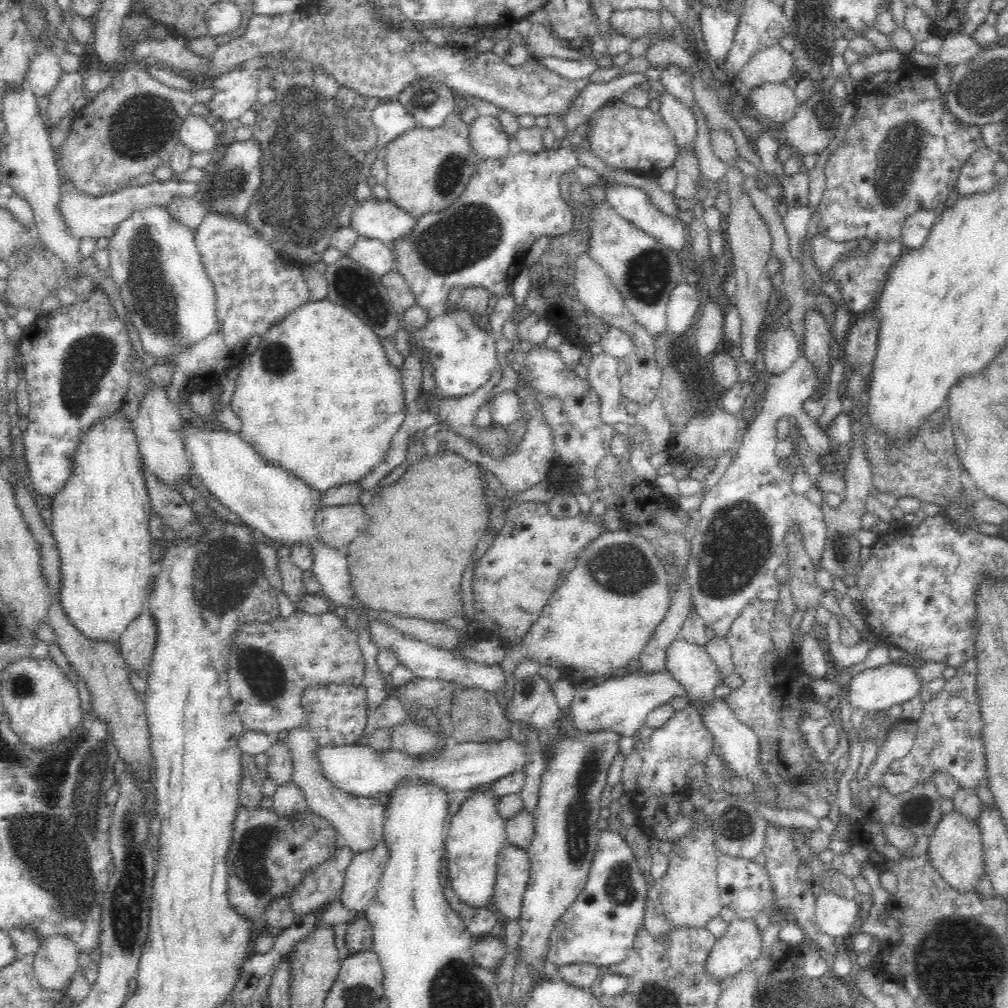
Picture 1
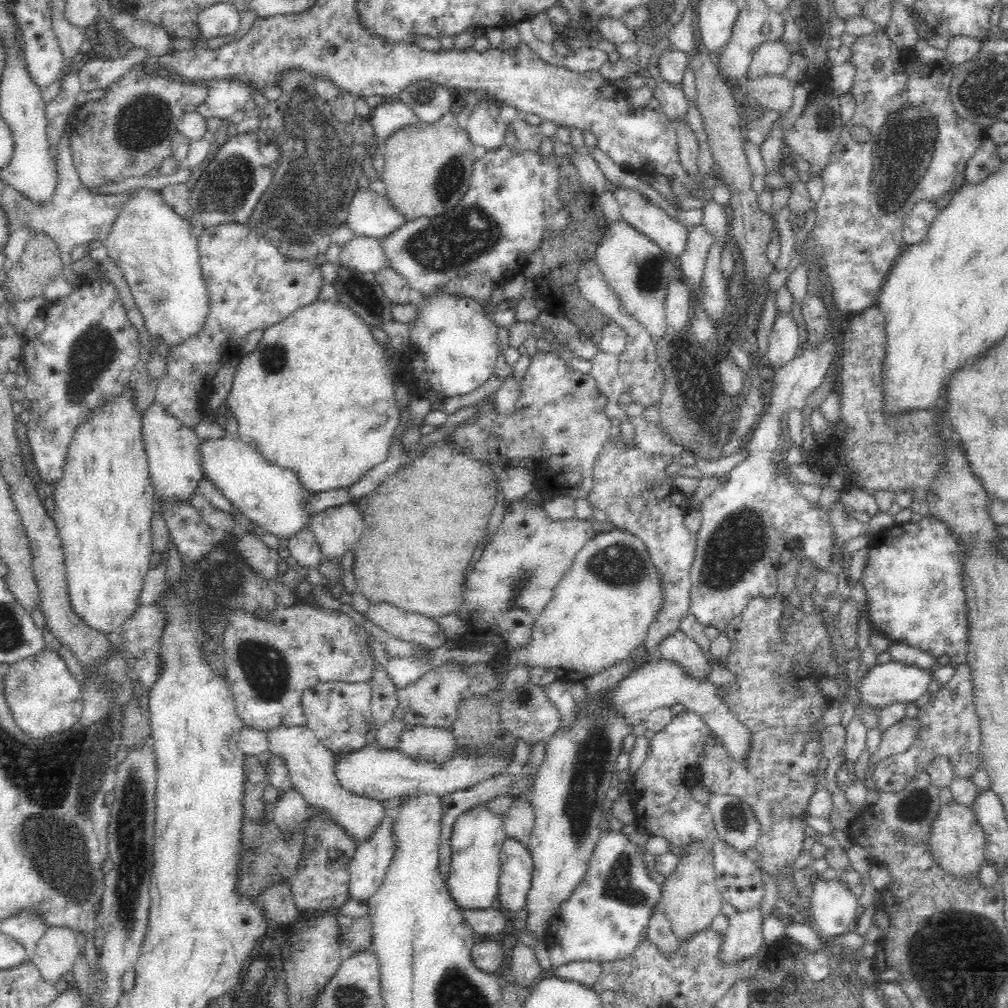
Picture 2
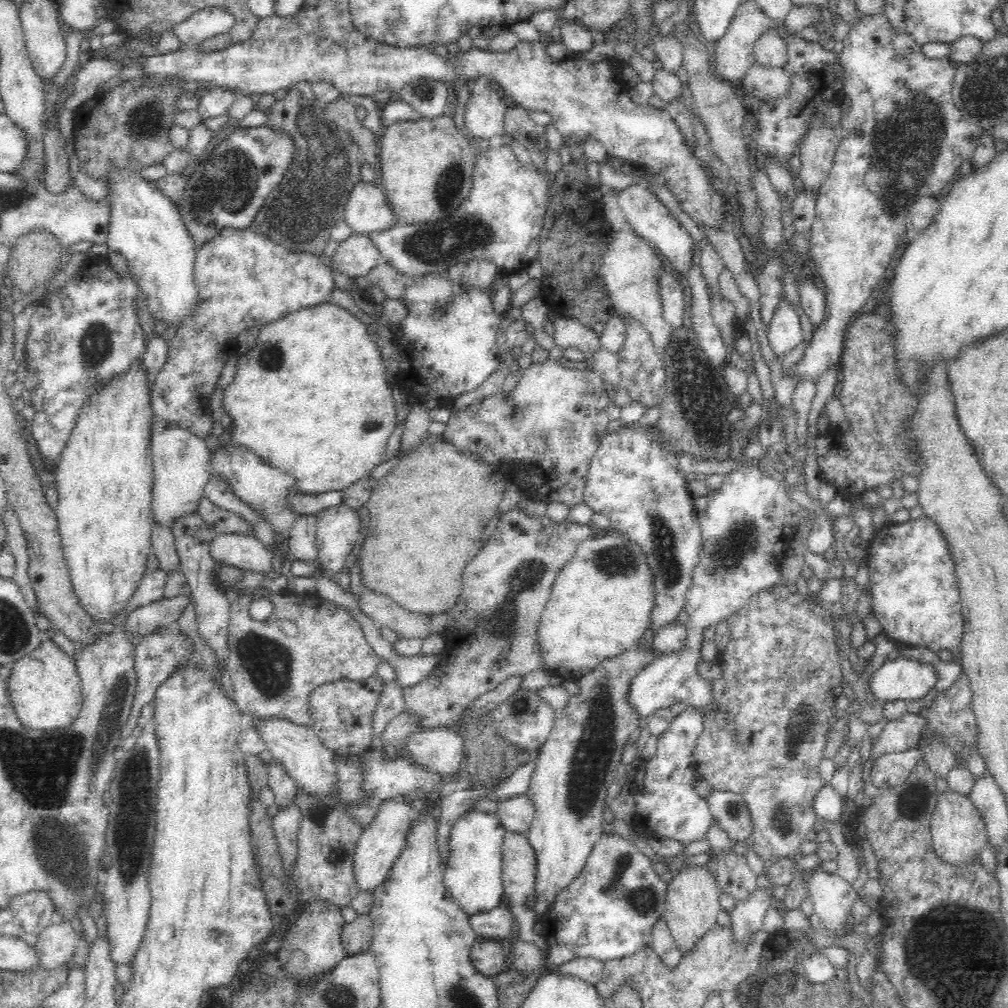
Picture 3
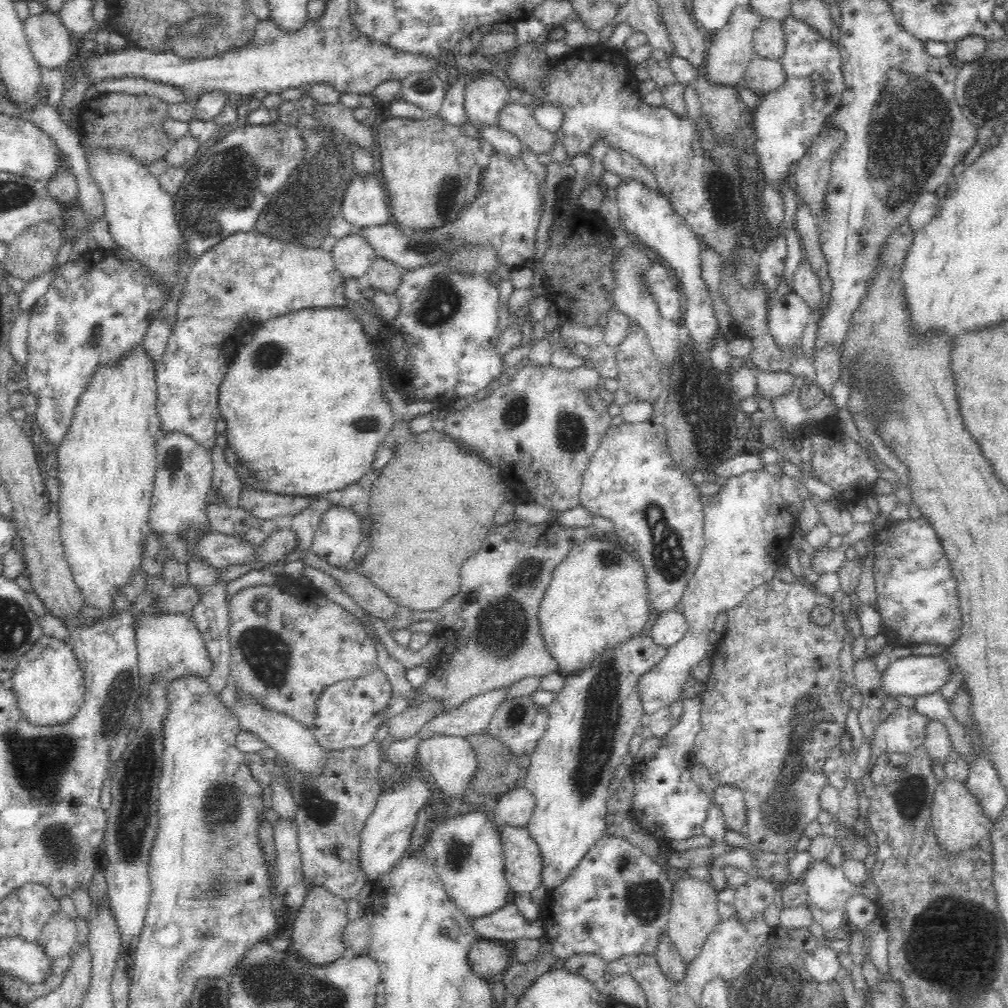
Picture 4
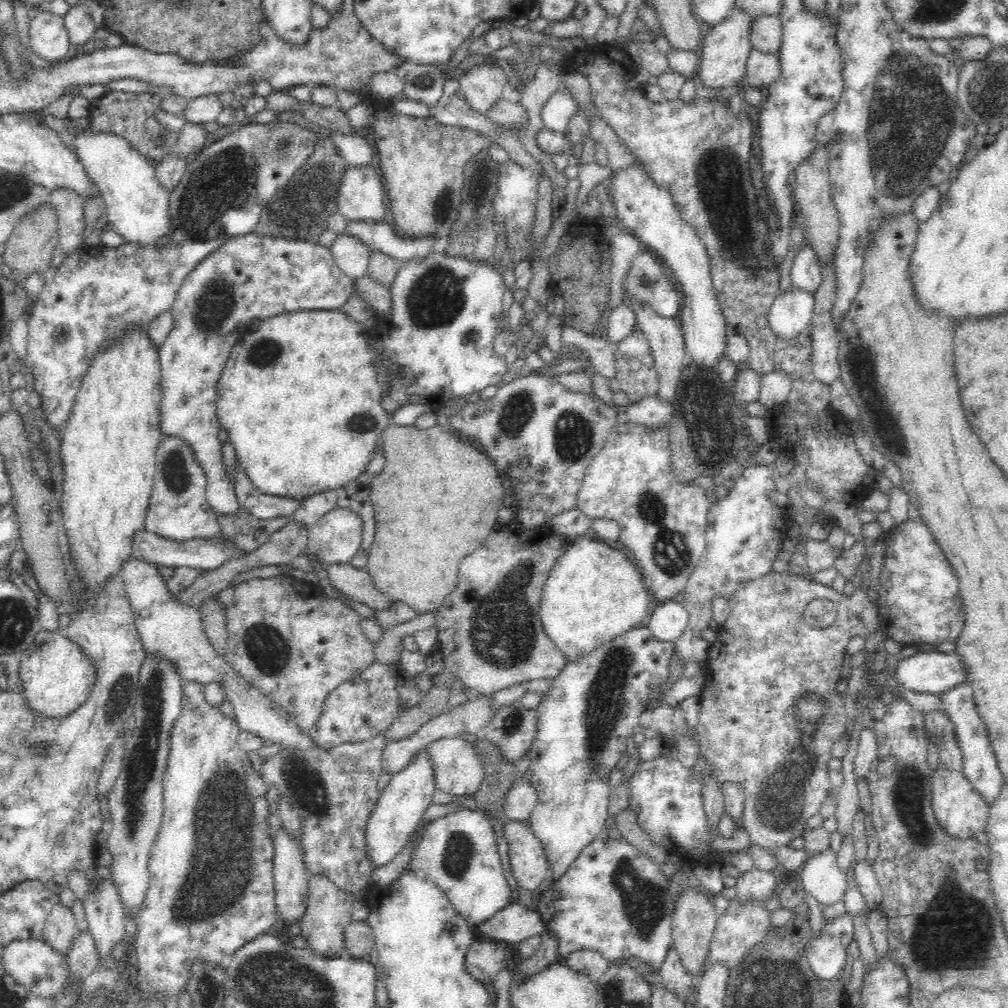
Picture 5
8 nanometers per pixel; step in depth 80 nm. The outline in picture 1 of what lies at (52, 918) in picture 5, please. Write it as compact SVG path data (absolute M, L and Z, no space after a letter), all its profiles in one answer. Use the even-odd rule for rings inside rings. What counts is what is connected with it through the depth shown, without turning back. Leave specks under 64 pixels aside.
M46 936L33 960L38 983L48 989L66 990L72 973L78 968L78 954L70 936Z

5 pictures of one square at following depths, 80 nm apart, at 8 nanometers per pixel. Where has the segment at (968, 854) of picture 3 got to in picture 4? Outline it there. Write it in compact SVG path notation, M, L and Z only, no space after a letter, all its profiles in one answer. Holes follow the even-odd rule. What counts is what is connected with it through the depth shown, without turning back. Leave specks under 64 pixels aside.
M944 778L938 782L931 804L931 820L938 841L947 851L956 852L974 846L989 835L991 820L985 814L981 803L972 794L965 782L958 778Z

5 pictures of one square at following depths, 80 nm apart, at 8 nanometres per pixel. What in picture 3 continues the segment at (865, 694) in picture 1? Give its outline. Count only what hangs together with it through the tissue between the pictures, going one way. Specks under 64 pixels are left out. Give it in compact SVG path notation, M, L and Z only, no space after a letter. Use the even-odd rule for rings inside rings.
M899 656L888 659L870 678L872 691L884 700L920 700L936 686L937 661Z

